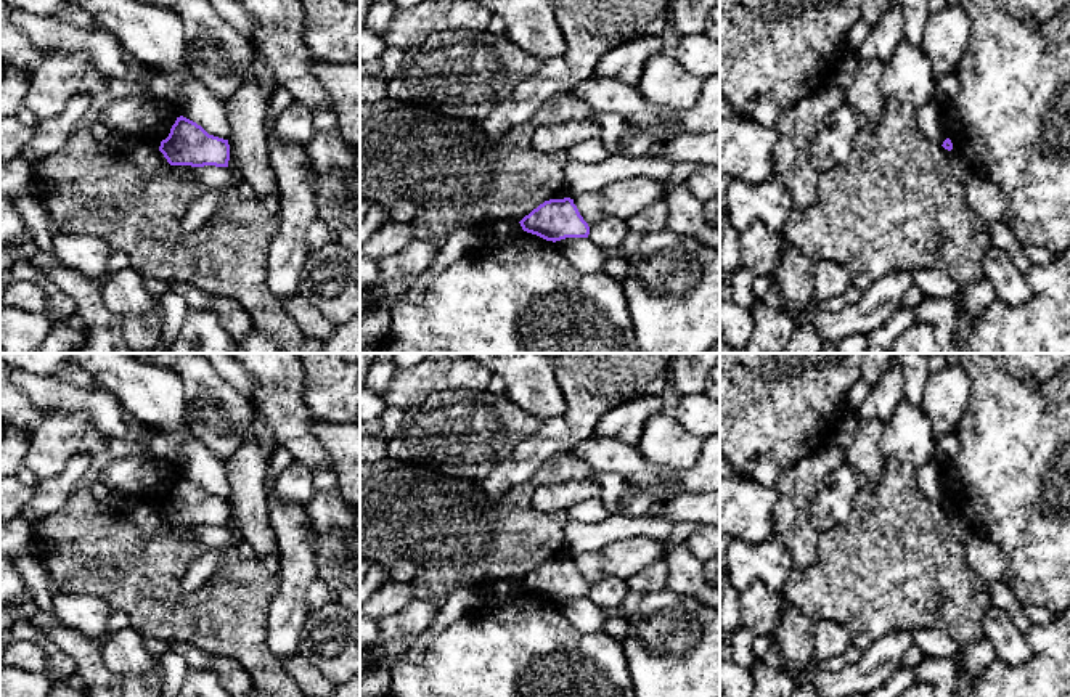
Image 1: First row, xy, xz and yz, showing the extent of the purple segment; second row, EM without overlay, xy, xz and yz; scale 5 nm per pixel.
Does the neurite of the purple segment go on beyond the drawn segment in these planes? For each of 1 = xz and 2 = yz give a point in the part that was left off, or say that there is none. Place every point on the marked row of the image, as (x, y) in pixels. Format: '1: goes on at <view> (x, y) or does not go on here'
1: does not go on here
2: does not go on here

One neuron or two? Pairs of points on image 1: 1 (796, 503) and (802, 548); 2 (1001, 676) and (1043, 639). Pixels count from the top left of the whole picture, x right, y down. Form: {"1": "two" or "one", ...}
{"1": "one", "2": "one"}

